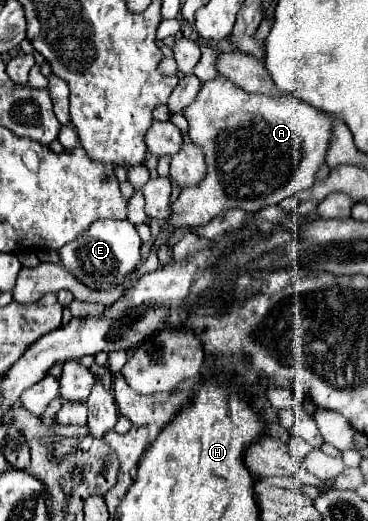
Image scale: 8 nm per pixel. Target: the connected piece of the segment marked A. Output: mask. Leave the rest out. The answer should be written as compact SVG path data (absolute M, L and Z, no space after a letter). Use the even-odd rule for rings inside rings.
M217 76L215 80L203 82L193 106L185 110L185 118L189 122L189 138L193 144L201 146L205 154L207 174L199 186L185 190L185 194L177 198L173 210L175 226L205 226L221 212L231 208L241 208L249 214L255 214L265 206L275 206L281 200L311 188L315 182L315 172L325 160L329 118L327 114L321 114L321 110L313 110L307 102L301 102L293 96L275 98L265 94L245 94L227 78Z

